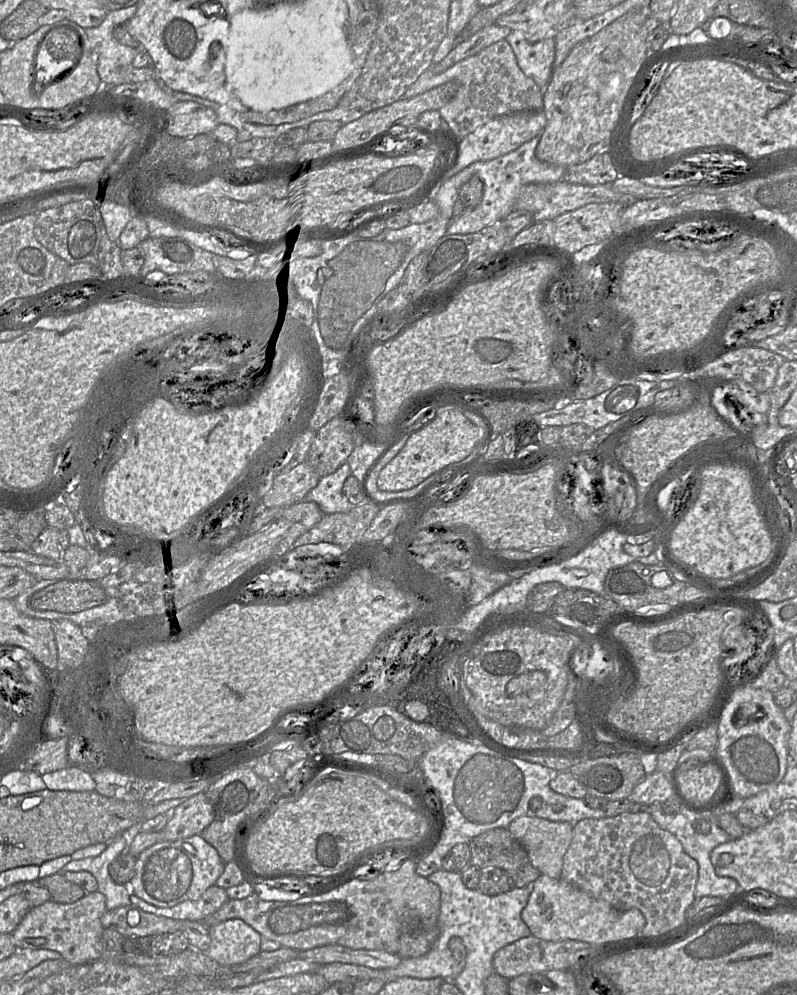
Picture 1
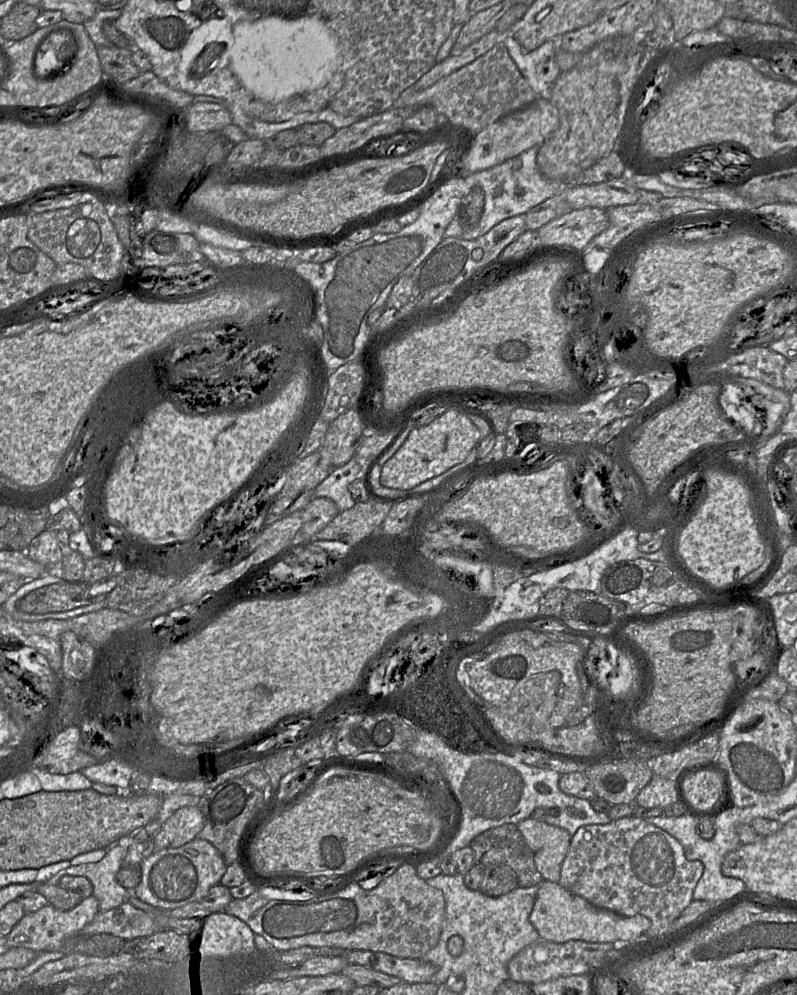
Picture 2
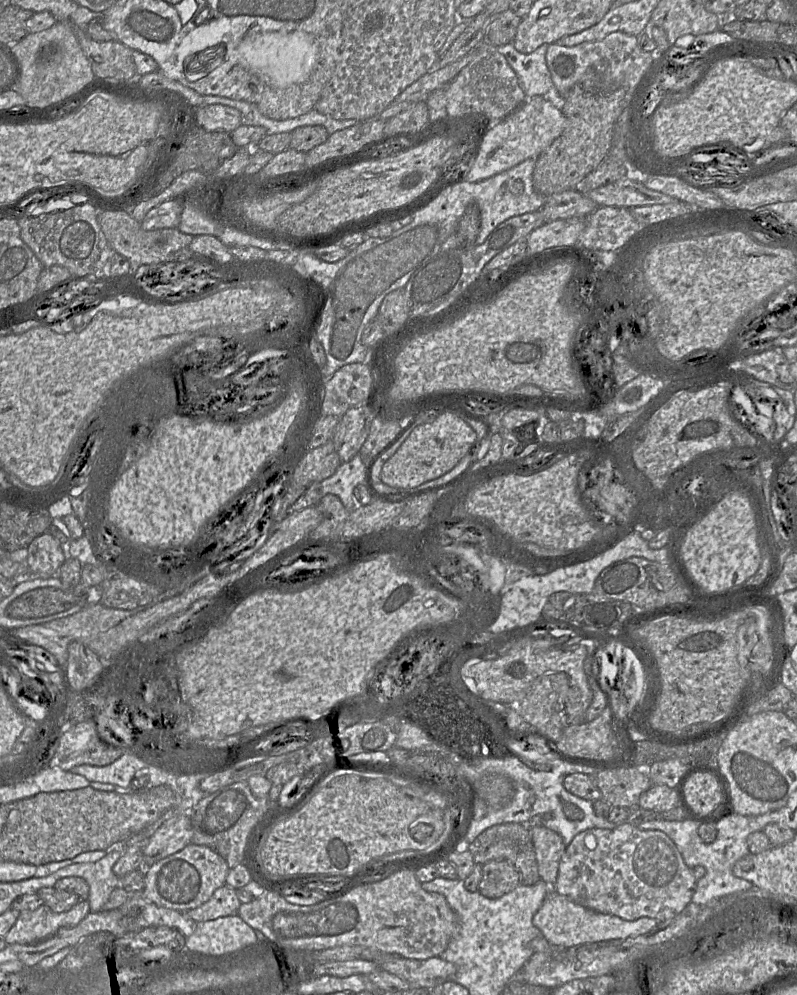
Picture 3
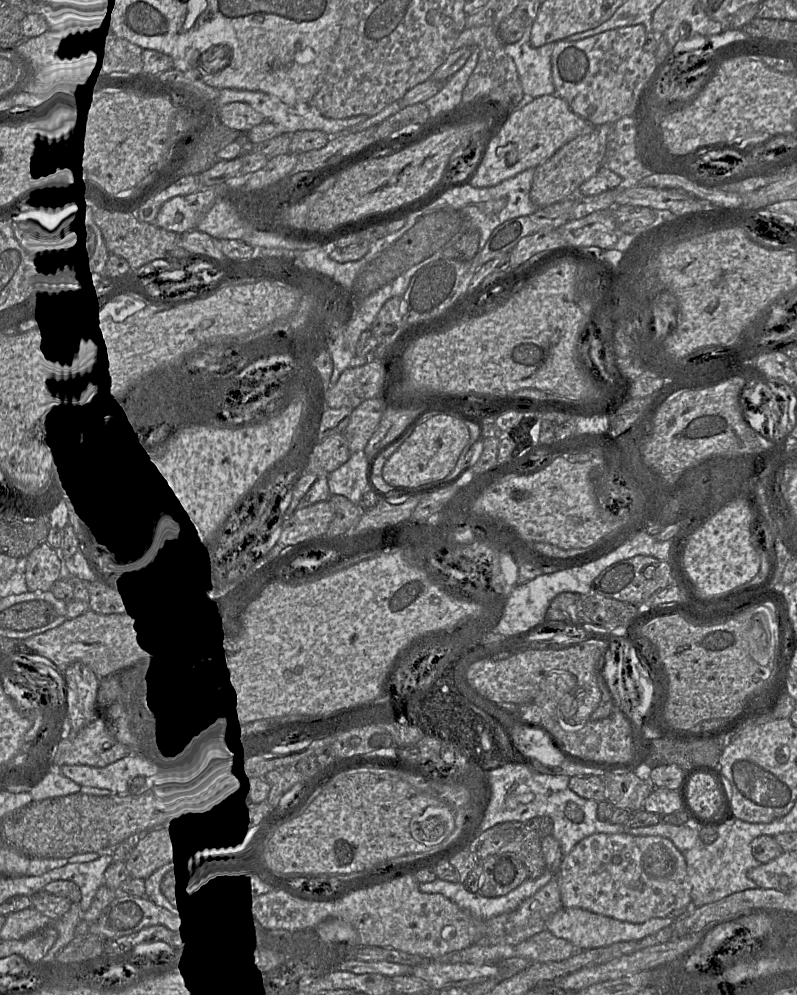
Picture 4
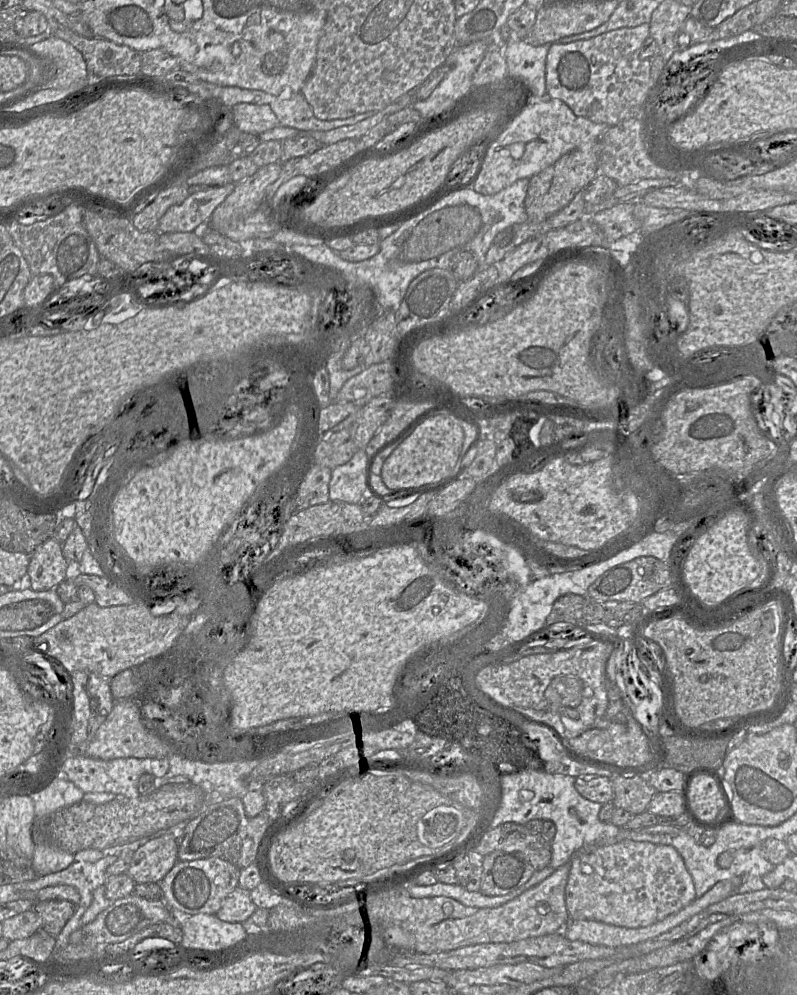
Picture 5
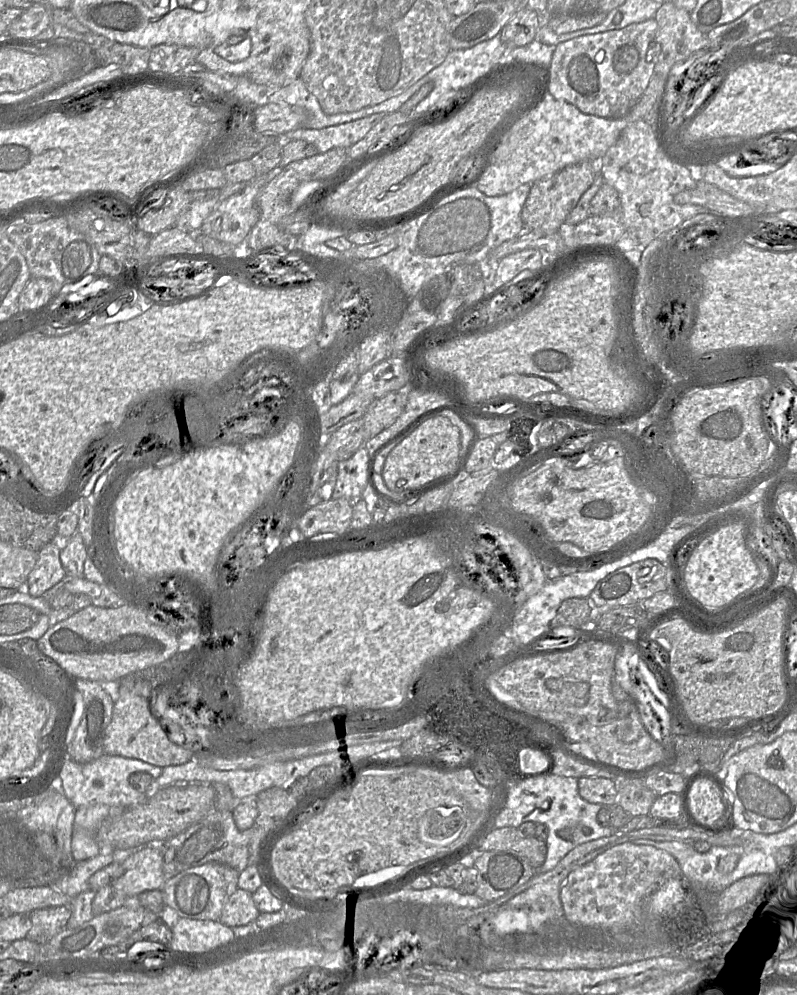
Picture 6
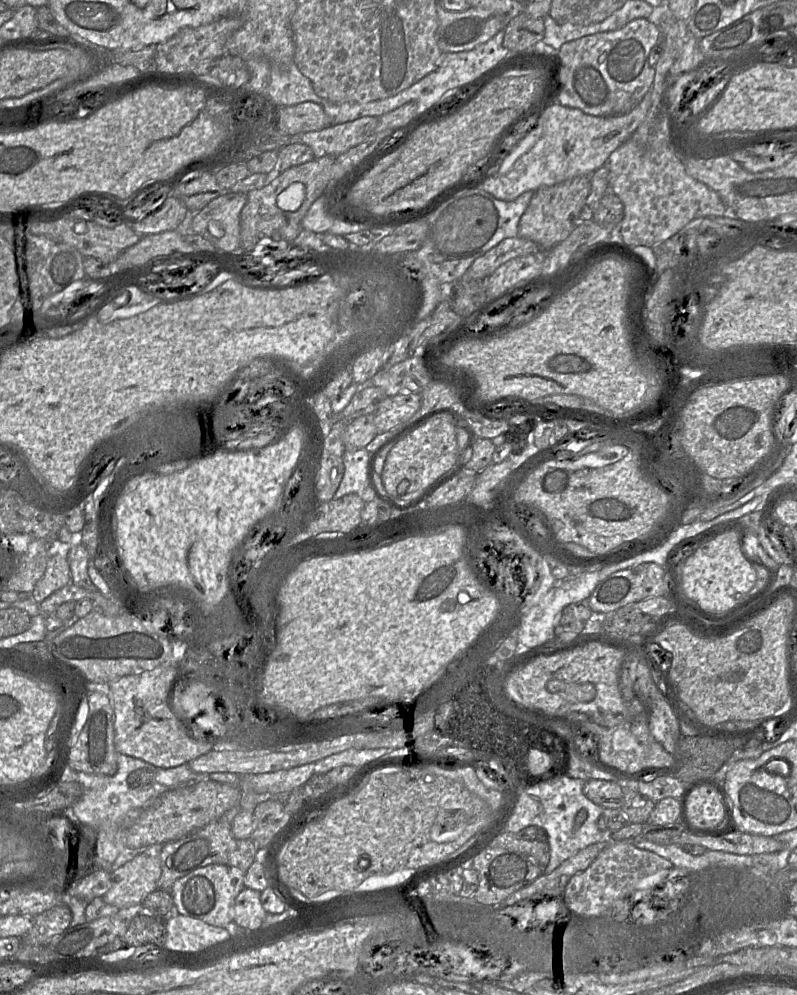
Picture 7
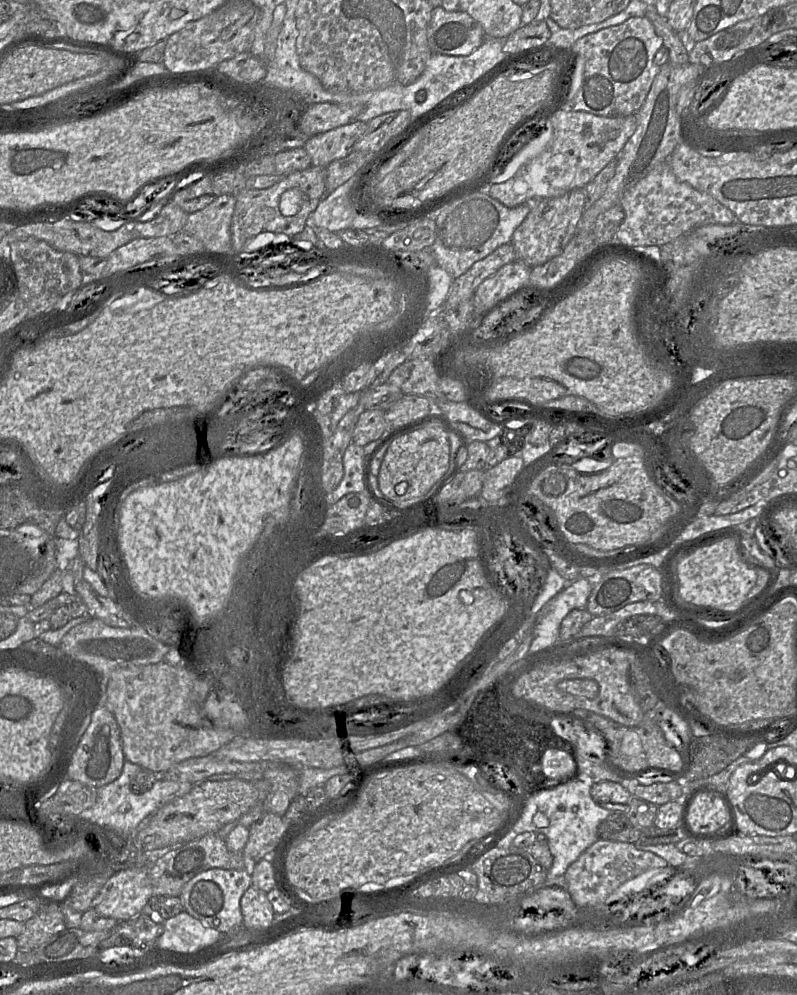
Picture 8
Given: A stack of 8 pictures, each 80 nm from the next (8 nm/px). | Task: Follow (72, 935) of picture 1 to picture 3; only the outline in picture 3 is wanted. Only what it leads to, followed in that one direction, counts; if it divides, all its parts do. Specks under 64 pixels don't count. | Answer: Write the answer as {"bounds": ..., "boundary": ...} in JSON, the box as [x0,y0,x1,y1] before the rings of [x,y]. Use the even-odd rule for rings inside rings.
{"bounds":[5,900,90,944],"boundary":[[[81,900],[72,909],[53,912],[43,904],[35,910],[20,911],[15,924],[5,935],[6,944],[33,944],[54,935],[60,928],[77,926],[90,913],[88,900]]]}

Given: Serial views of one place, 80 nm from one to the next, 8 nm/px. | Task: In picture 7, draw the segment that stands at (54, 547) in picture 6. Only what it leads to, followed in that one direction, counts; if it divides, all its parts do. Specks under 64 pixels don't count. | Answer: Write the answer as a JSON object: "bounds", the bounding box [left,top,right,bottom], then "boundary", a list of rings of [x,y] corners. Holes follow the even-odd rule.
{"bounds":[32,556,71,603],"boundary":[[[49,556],[44,570],[32,591],[32,597],[40,603],[55,590],[71,582],[66,557]]]}

